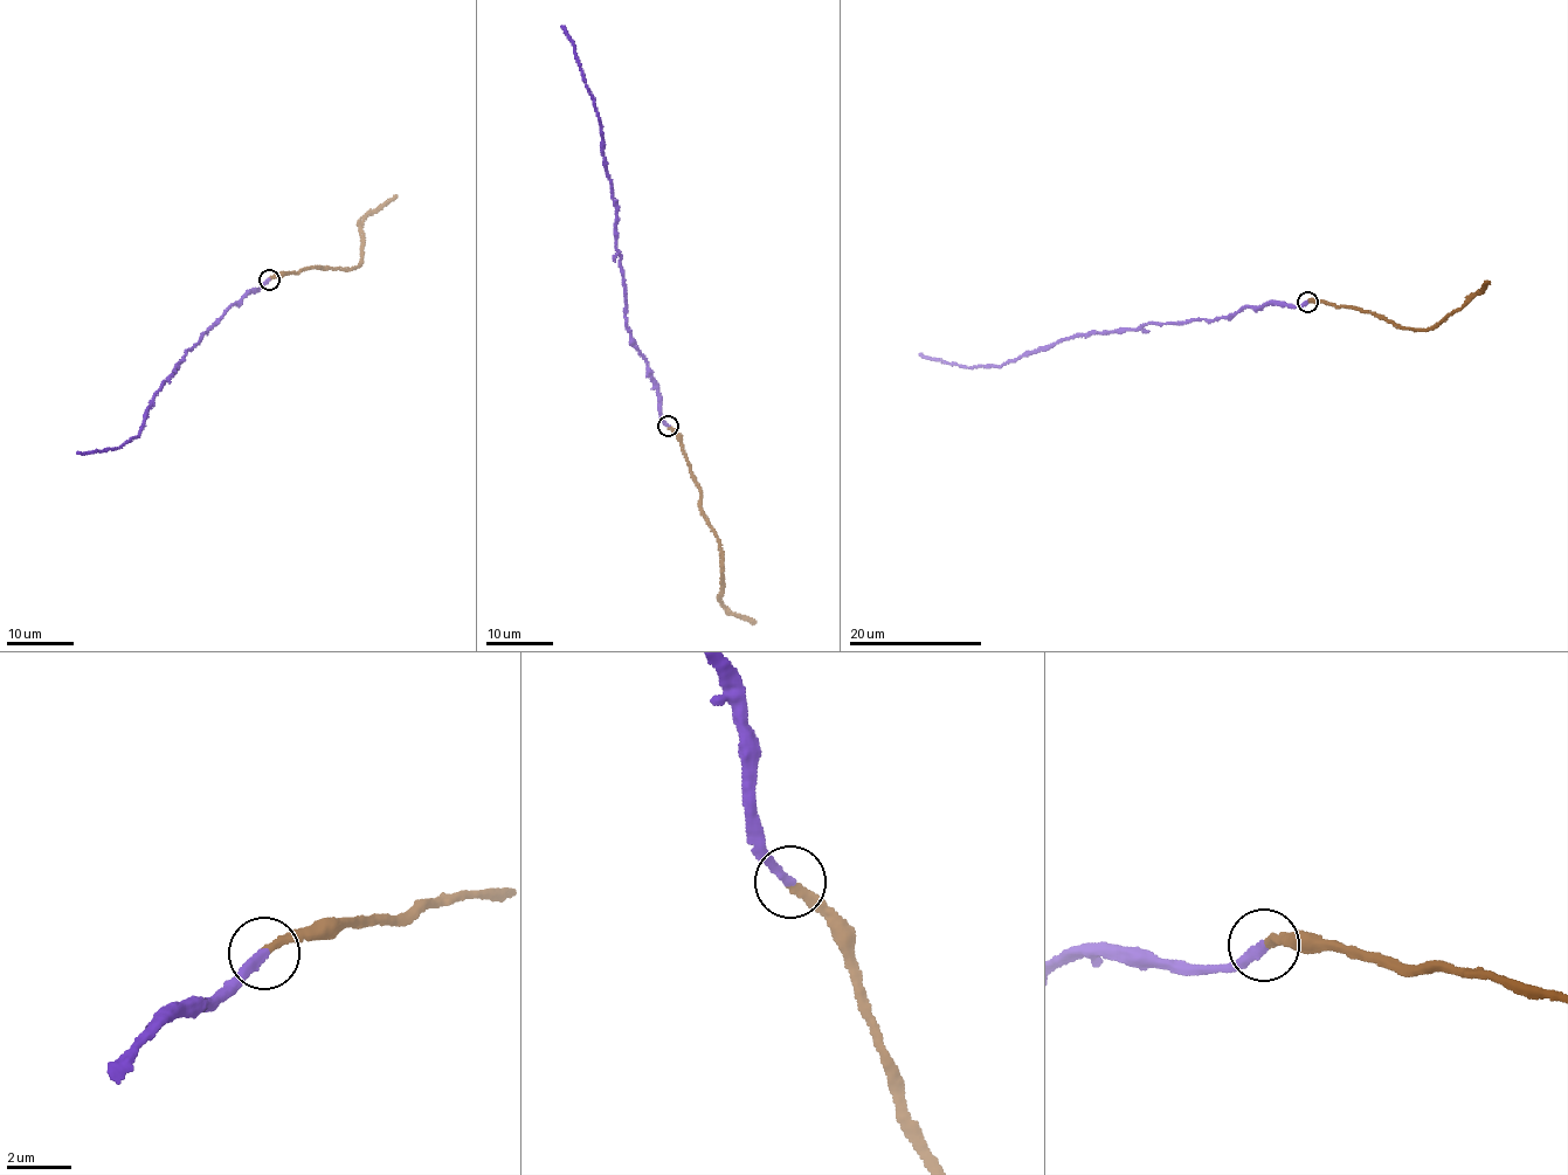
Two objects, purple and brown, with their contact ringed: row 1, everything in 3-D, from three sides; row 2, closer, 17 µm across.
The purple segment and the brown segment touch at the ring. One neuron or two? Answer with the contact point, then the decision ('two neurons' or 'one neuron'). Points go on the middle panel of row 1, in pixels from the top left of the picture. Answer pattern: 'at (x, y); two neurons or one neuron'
at (668, 426); one neuron

